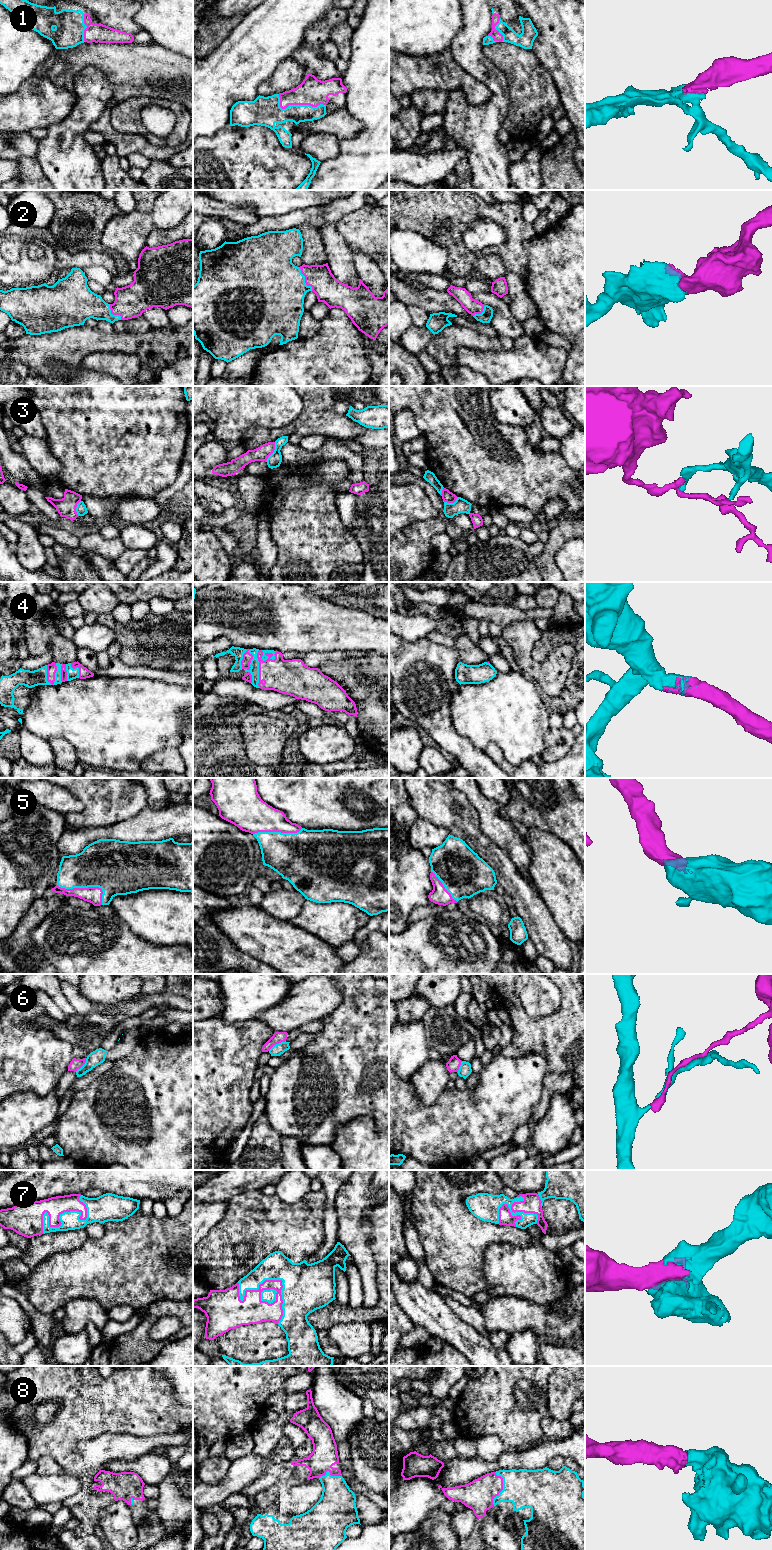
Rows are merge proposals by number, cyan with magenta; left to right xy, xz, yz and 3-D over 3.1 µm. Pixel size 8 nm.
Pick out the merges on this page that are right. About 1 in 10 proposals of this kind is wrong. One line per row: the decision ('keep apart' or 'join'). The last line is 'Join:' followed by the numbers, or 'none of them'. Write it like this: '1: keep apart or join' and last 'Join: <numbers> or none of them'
1: join
2: join
3: keep apart
4: join
5: join
6: keep apart
7: join
8: join
Join: 1, 2, 4, 5, 7, 8

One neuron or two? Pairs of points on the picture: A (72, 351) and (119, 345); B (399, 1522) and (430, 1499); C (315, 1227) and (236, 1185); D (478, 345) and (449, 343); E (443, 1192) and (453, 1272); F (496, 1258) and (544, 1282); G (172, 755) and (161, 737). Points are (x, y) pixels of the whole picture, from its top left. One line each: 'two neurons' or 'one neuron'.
A: one neuron
B: one neuron
C: two neurons
D: one neuron
E: one neuron
F: one neuron
G: two neurons

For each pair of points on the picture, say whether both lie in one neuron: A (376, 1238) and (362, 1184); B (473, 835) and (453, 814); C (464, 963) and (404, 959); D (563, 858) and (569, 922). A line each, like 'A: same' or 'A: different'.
A: different
B: same
C: same
D: same

